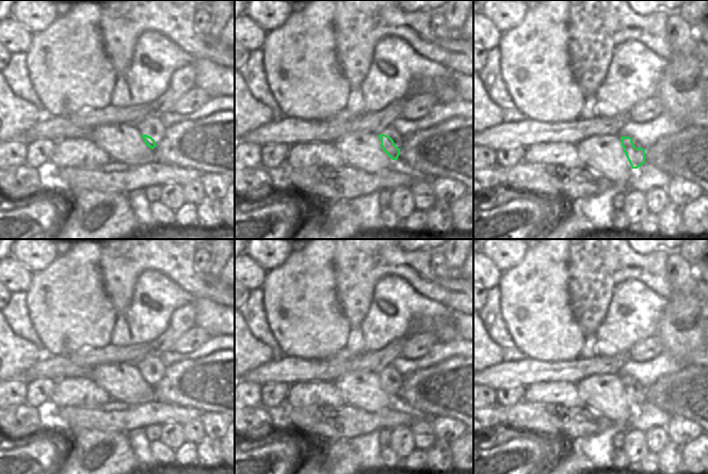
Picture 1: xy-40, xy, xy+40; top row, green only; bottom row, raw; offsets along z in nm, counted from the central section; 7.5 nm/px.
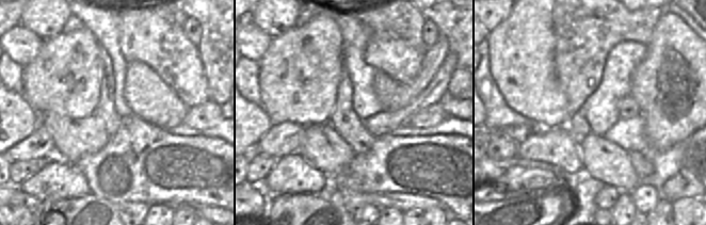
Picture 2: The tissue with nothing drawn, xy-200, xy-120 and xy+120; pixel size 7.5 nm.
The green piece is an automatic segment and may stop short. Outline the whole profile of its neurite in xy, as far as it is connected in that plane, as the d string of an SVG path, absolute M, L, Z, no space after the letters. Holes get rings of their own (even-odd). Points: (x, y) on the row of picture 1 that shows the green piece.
M381 133L379 135L379 138L381 140L381 146L383 151L385 152L385 154L392 160L398 160L401 148L398 148L393 140L386 135Z

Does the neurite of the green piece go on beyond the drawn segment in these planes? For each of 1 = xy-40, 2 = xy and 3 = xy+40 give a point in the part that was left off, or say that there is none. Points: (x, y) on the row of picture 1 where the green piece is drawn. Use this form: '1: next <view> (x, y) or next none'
1: next none
2: next none
3: next none

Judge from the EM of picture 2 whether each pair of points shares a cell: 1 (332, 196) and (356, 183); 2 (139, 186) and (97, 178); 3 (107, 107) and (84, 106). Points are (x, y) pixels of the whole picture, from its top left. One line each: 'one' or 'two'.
1: two
2: one
3: two

